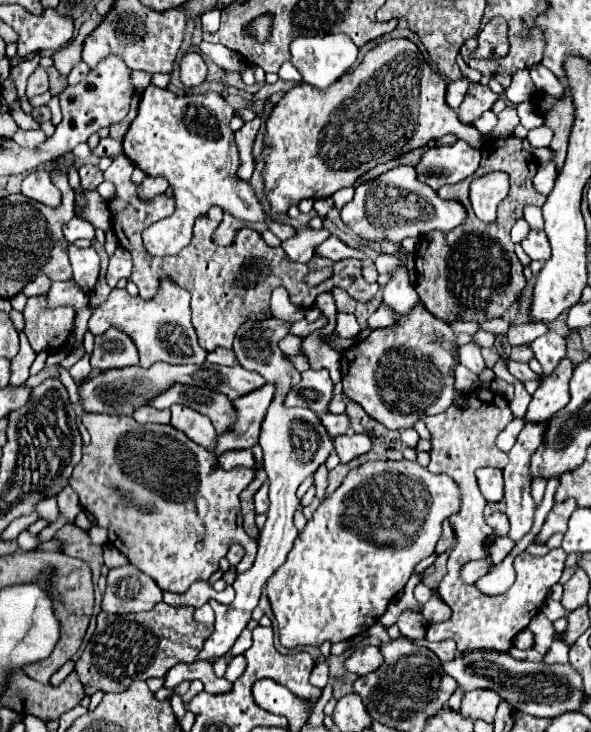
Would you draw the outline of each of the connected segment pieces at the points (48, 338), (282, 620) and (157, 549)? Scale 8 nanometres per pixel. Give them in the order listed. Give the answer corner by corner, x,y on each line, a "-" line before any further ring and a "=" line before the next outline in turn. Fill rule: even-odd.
34,296
26,302
24,322
24,334
34,352
58,350
74,326
74,310
70,306
52,310
46,306
46,296
=
376,460
376,462
366,462
366,464
362,464
356,470
350,470
350,474
342,482
342,486
336,492
332,492
332,494
326,496
326,500
314,512
314,518
308,520
306,528
298,534
298,538
294,540
294,546
292,546
292,550
288,554
288,560
282,564
284,568
280,568
280,572
272,574
270,582
266,584
266,594
268,594
268,600
272,604
274,616
278,620
278,632
280,632
282,646
288,646
288,648
304,646
304,644
320,646
326,640
340,642
340,640
348,640
348,638
354,638
358,634
368,632
368,628
374,626
380,620
380,616
386,612
388,602
400,592
400,588
404,588
404,584
412,576
414,566
420,560
424,560
430,554
434,554
434,546
436,546
436,542
440,538
440,532
442,532
442,522
450,514
454,514
458,510
460,510
460,486
450,476
432,474
426,468
422,468
418,462
410,462
410,460
398,460
398,462
392,462
392,460
-
420,492
424,492
424,520
420,520
=
82,414
82,424
88,428
92,442
84,446
82,462
74,468
70,486
78,492
82,508
96,516
96,524
104,528
106,522
110,544
126,554
130,564
136,564
168,592
186,592
196,580
208,580
232,544
240,544
246,550
246,556
236,566
237,574
252,566
258,538
250,538
244,532
238,498
254,478
252,468
220,468
214,454
170,424
138,424
132,416
108,414

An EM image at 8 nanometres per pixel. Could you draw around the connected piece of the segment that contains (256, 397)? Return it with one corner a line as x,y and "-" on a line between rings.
264,384
256,392
250,392
248,396
240,396
234,400
234,406
238,410
238,422
236,426
218,438
216,456
220,456
226,450
242,450
252,448
258,444
260,424
266,416
268,404
272,402
272,396
276,392
276,386

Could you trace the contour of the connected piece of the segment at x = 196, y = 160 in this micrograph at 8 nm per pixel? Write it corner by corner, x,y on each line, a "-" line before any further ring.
154,84
144,90
138,114
122,142
124,154
148,176
168,178
176,198
174,214
154,222
142,232
148,254
174,256
186,248
192,240
194,220
216,204
242,220
258,222
264,218
262,204
254,196
250,184
236,176
240,160
234,132
228,126
232,116
234,110
218,92
178,96

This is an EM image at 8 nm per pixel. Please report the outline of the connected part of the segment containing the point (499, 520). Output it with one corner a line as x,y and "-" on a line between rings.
494,512
490,518
486,518
486,522
494,530
494,534
498,534
498,536
508,534
508,518
504,516
504,512

